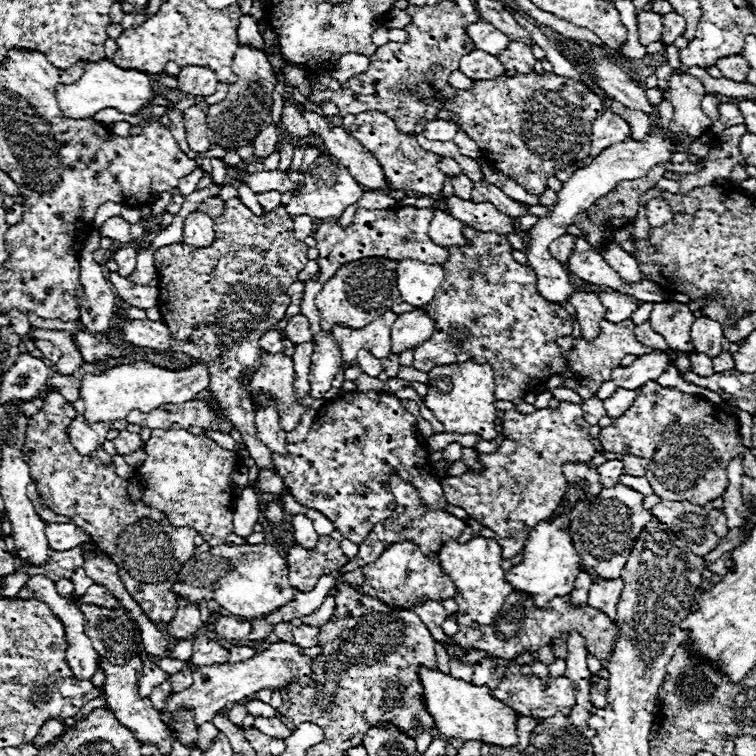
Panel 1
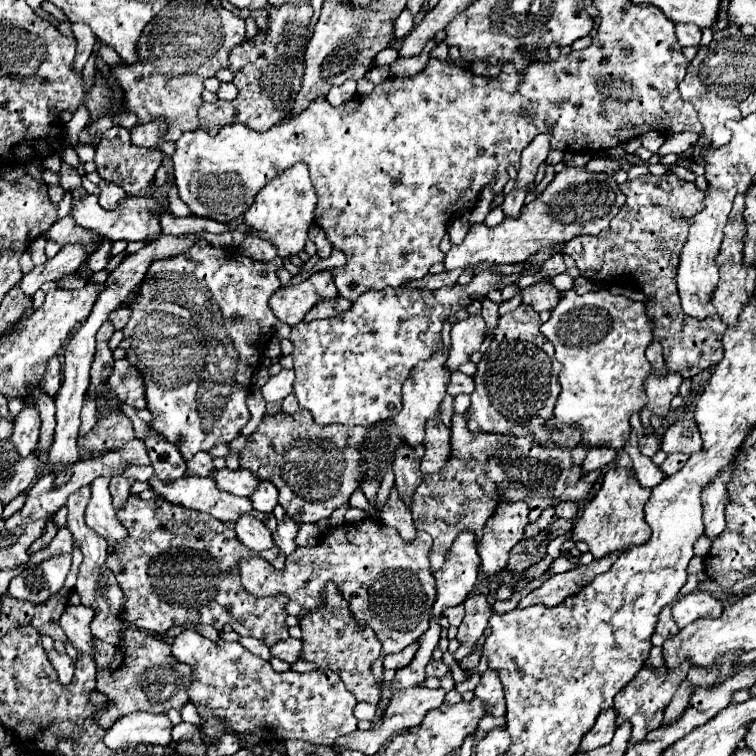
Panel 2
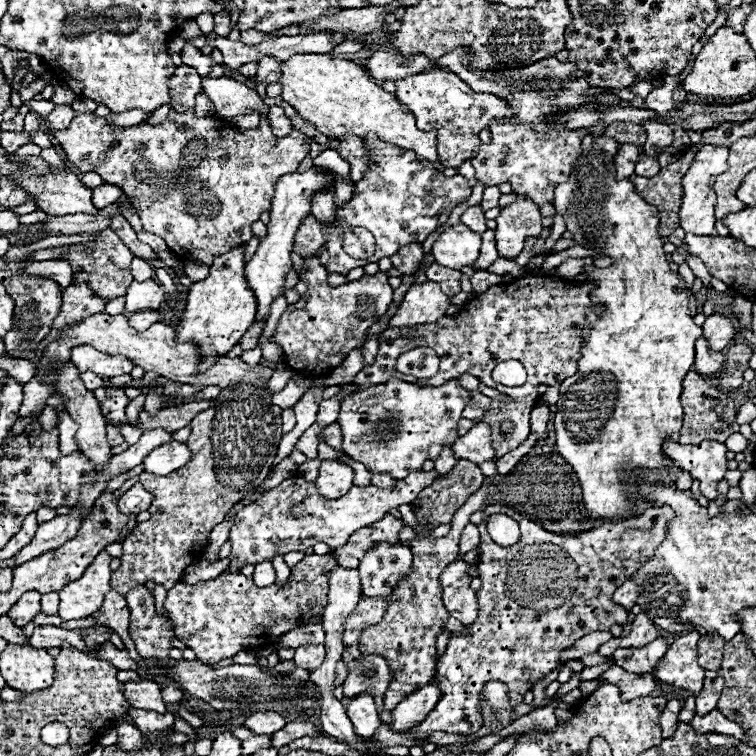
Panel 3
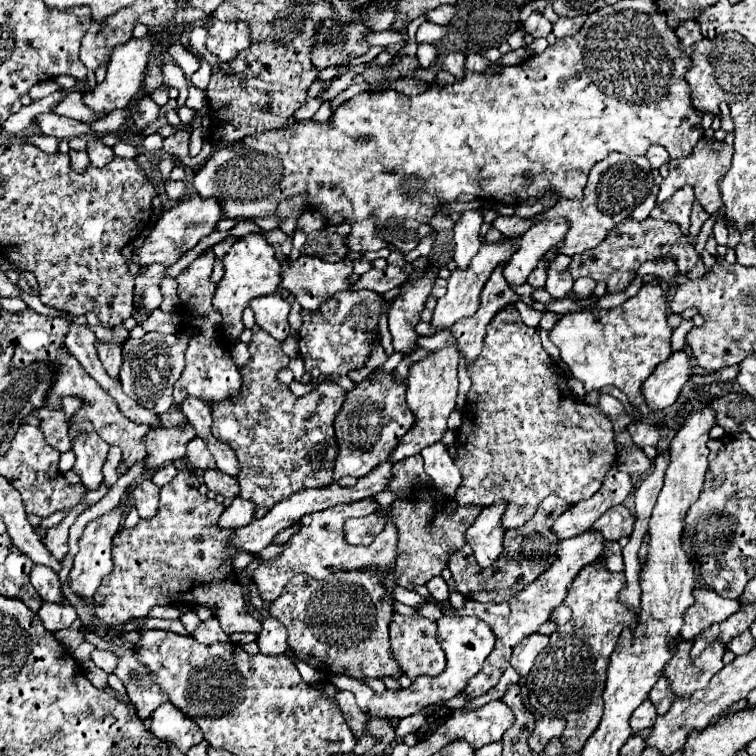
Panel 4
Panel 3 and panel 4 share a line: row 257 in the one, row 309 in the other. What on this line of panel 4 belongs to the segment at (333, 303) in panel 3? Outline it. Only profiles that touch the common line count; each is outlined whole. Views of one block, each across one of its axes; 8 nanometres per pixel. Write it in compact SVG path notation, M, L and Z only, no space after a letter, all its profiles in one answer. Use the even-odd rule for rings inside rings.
M300 256L292 266L284 264L282 266L282 282L280 286L290 290L296 300L300 302L302 308L306 310L316 310L322 302L334 296L335 293L342 290L350 290L350 274L352 274L352 262L344 260L344 262L324 262L316 256Z

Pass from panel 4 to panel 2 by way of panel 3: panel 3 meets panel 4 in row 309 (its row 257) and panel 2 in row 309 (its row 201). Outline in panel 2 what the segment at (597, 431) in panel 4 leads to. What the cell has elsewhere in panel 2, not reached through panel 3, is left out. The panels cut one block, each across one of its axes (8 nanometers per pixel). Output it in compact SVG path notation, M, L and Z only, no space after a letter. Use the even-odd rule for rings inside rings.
M518 306L514 312L508 312L500 318L494 338L484 352L482 360L478 362L478 372L474 374L476 390L472 392L472 404L468 408L470 418L468 418L468 428L478 432L494 432L494 434L510 434L510 436L528 436L534 434L534 438L540 444L546 446L568 446L574 448L580 440L580 428L566 428L560 426L560 432L548 432L546 422L552 418L552 410L556 404L556 398L560 394L560 384L558 384L558 372L560 372L560 362L554 358L554 346L540 334L540 316L528 306Z

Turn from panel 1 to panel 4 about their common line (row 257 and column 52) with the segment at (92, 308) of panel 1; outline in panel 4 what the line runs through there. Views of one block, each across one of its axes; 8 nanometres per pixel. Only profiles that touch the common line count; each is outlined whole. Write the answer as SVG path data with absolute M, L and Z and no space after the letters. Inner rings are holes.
M44 80L44 82L36 84L36 86L30 90L30 98L32 98L32 100L40 100L40 98L52 94L54 90L58 90L58 84L56 84L54 80Z

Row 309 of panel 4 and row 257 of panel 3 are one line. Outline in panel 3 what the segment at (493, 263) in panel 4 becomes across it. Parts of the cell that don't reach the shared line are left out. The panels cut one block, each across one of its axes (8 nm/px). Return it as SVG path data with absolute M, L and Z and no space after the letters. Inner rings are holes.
M456 224L440 234L440 238L432 244L432 252L440 266L462 270L464 266L474 264L480 252L480 242L480 234L474 234L464 224Z

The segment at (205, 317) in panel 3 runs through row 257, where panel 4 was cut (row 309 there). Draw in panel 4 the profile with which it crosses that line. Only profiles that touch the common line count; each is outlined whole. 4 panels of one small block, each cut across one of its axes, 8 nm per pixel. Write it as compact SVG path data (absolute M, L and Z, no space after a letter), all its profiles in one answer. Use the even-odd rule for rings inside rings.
M248 234L244 238L238 238L230 252L224 256L224 278L216 288L212 304L224 318L224 336L230 342L238 342L240 334L244 332L242 310L248 306L248 302L256 296L276 292L280 284L280 268L282 266L274 254L274 248L266 242L264 234Z

